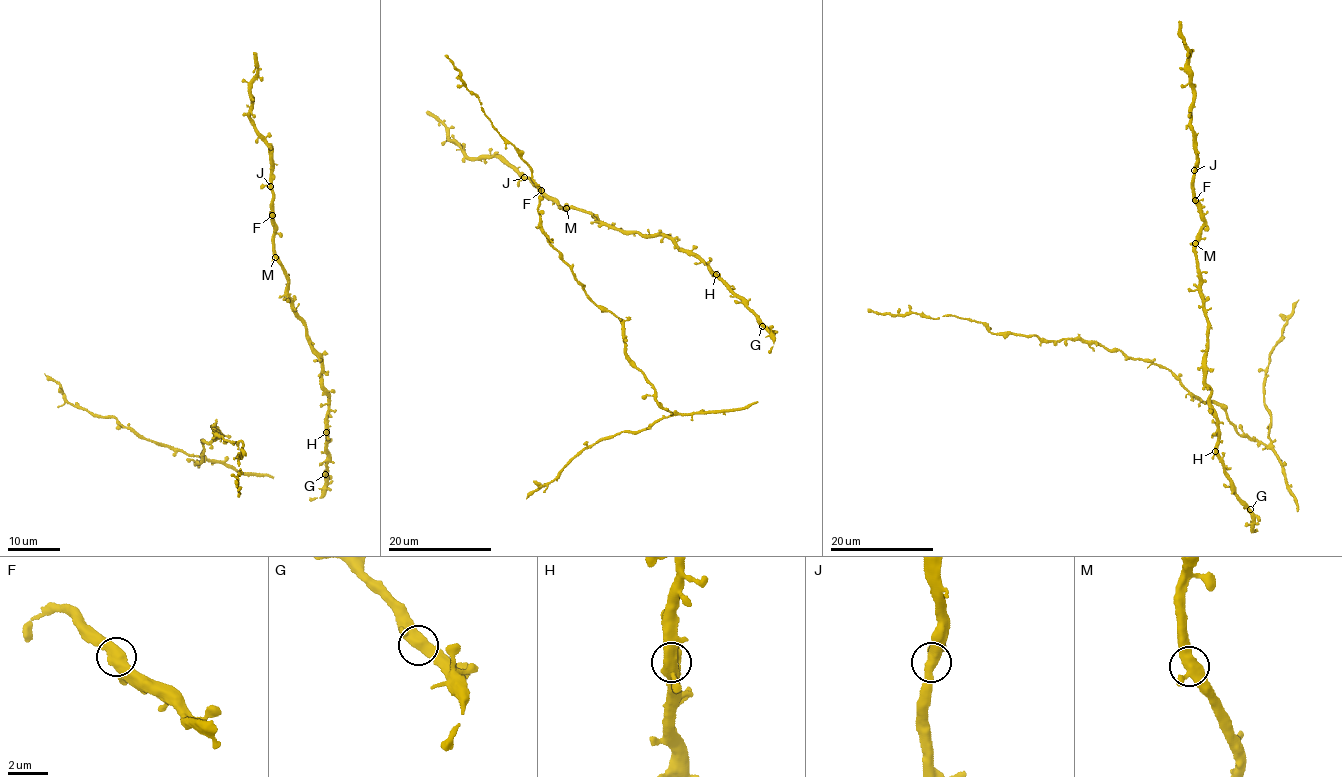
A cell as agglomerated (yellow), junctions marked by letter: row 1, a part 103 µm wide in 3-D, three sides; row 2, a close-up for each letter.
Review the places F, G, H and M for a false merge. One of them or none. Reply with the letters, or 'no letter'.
no letter

